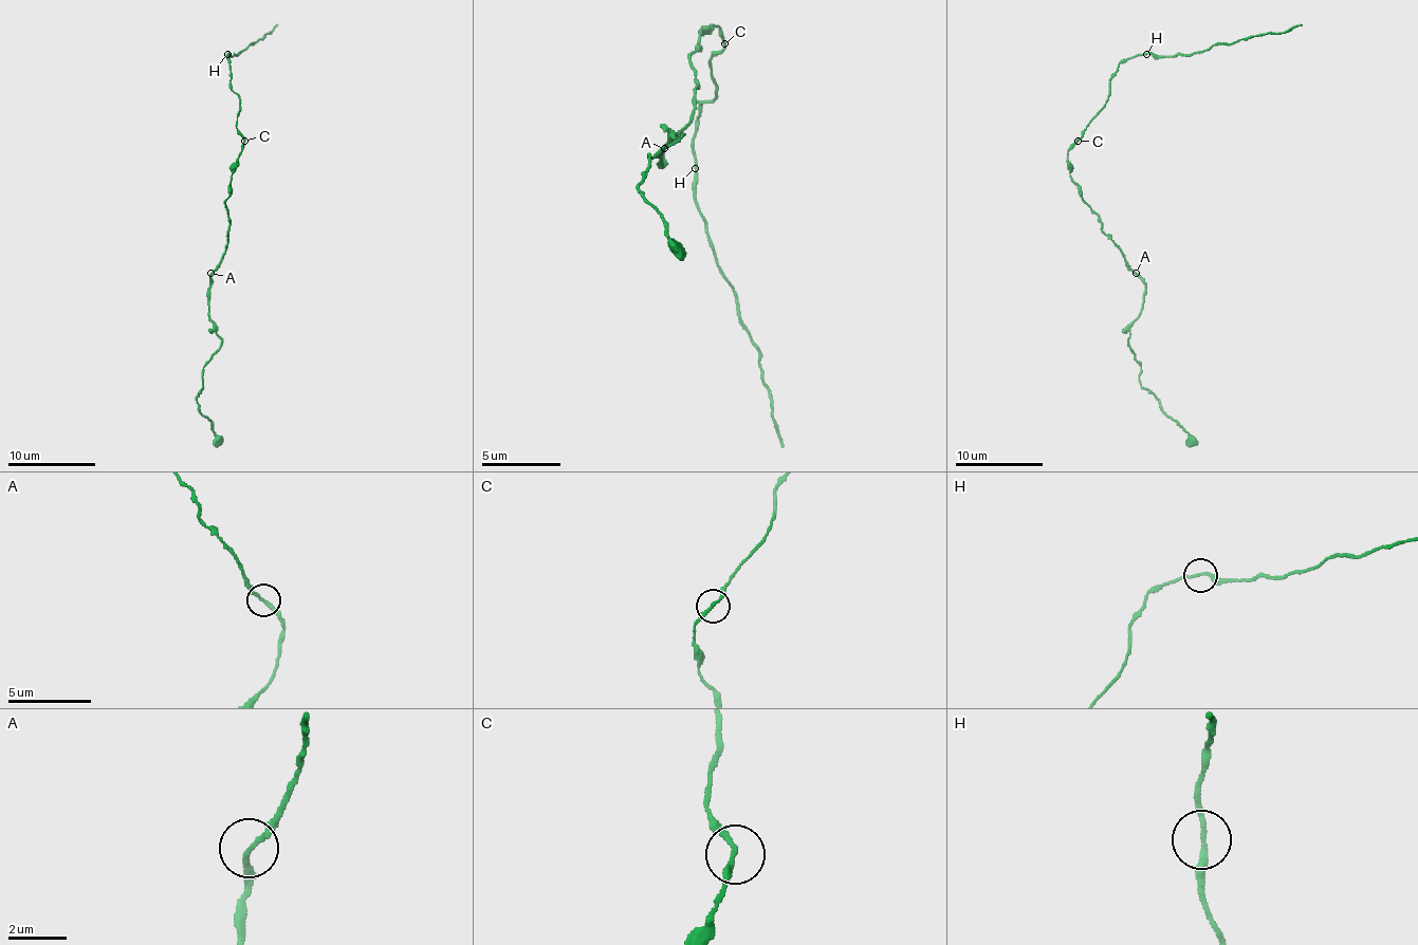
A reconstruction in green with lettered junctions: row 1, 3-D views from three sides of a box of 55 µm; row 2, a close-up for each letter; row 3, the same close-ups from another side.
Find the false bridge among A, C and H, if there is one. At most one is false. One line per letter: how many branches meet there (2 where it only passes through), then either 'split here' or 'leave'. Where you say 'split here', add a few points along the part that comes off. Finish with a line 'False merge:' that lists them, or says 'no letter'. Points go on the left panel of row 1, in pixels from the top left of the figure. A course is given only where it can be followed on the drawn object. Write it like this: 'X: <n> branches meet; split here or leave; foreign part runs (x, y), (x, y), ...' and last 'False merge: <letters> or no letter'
A: 2 branches meet; leave
C: 2 branches meet; leave
H: 2 branches meet; leave
False merge: no letter

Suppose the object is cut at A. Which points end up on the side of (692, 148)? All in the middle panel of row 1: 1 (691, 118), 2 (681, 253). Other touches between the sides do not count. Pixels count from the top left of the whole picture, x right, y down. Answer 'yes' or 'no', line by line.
1: yes
2: no

